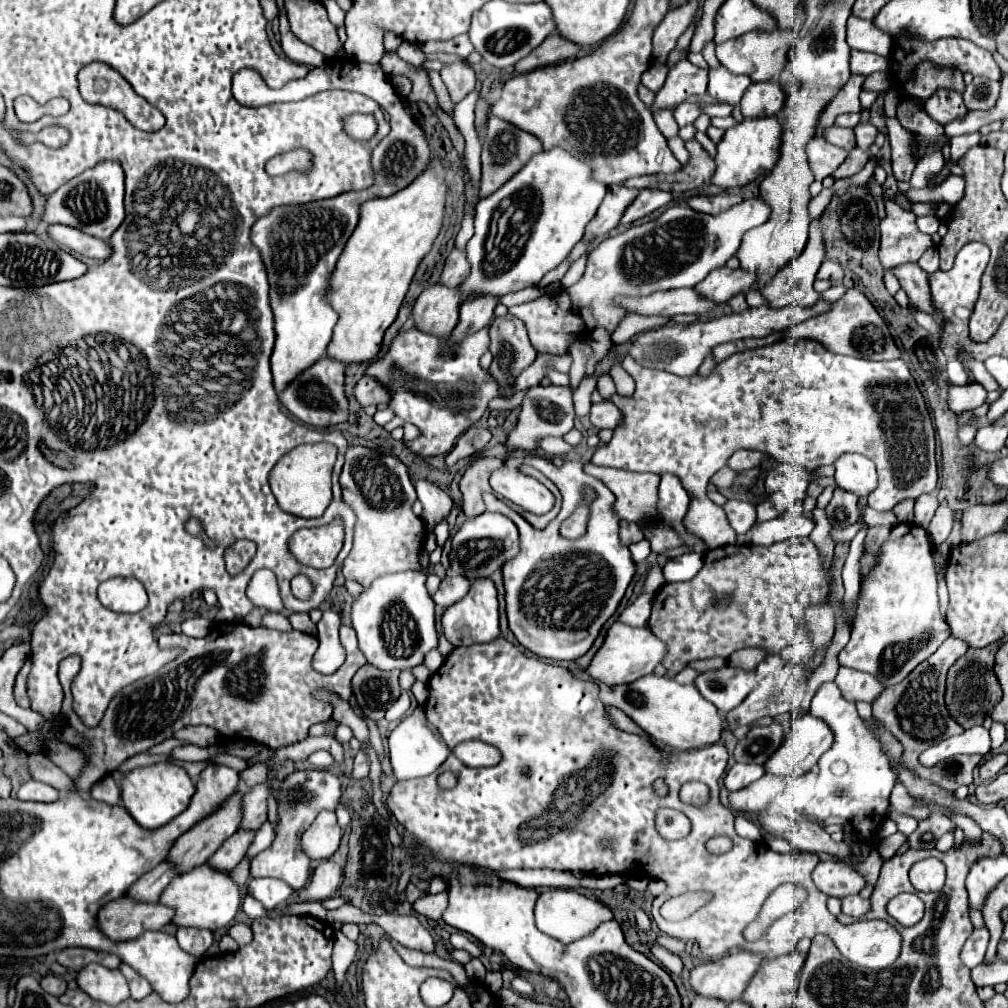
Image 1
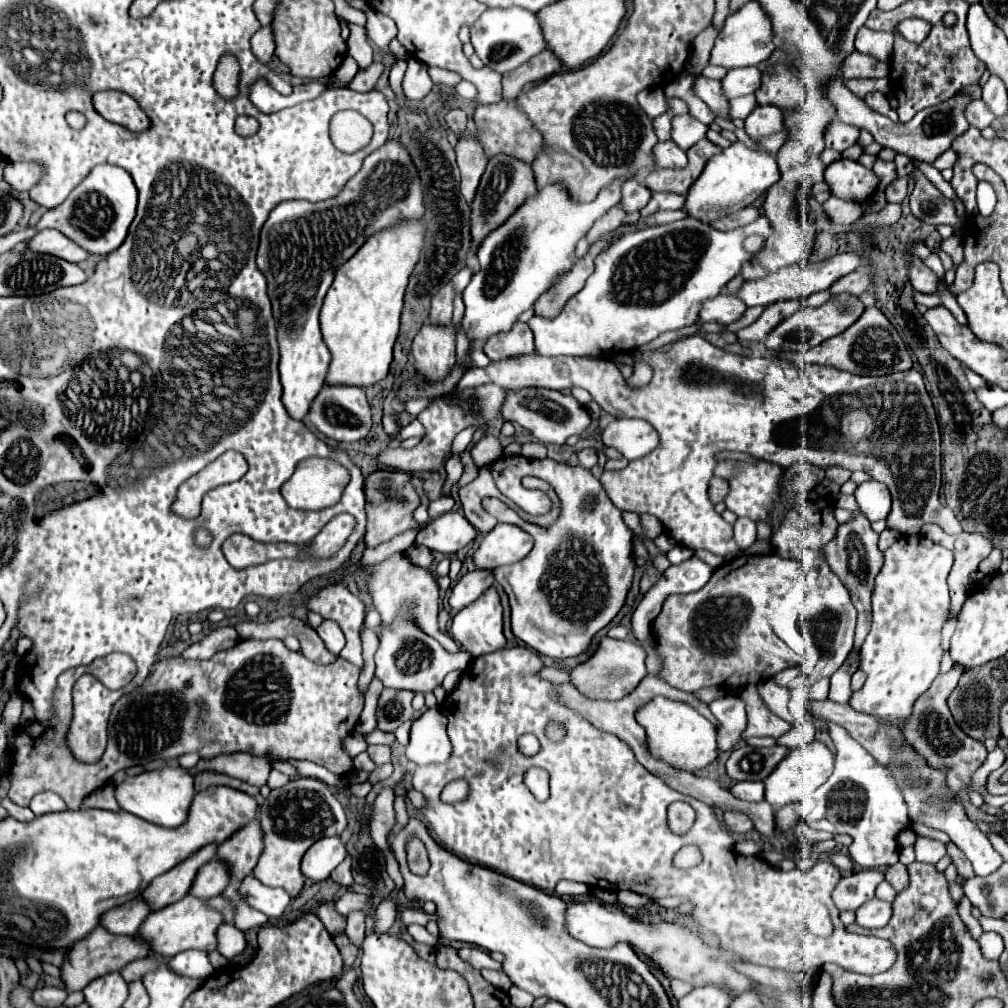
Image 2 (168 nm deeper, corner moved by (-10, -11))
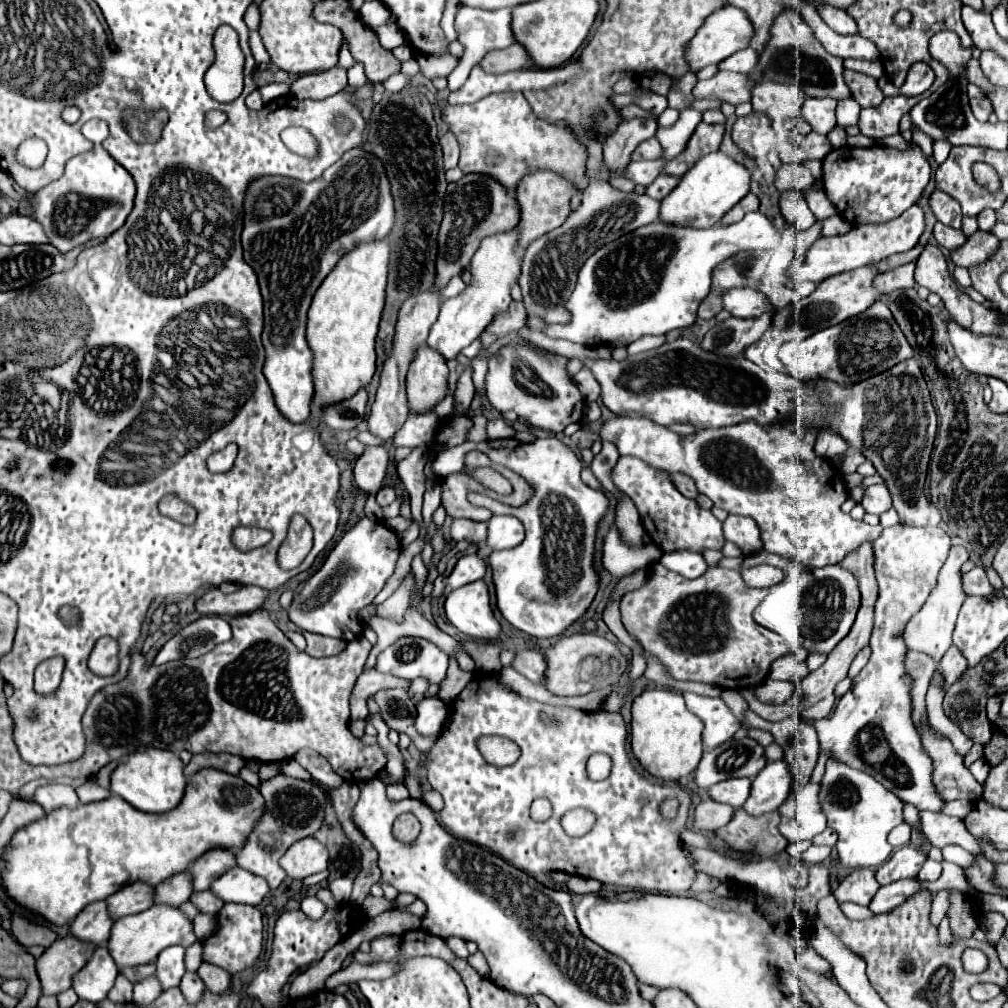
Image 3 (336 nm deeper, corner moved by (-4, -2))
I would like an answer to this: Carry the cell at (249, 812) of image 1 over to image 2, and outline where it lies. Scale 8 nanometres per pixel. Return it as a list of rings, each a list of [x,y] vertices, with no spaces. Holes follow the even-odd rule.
[[[257,818],[247,822],[243,828],[239,828],[231,838],[227,838],[217,848],[217,858],[225,860],[231,868],[233,878],[243,880],[249,876],[263,852],[263,832]]]

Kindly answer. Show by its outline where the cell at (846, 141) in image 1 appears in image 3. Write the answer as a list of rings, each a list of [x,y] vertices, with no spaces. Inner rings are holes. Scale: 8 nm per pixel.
[[[805,99],[803,117],[813,125],[813,131],[827,135],[835,127],[835,99]]]

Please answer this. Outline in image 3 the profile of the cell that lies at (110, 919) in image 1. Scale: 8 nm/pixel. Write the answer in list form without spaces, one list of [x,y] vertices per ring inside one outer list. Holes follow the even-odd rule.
[[[71,935],[57,939],[51,947],[47,947],[35,961],[43,995],[59,995],[69,989],[71,975],[89,961],[93,951],[93,943],[83,943]]]

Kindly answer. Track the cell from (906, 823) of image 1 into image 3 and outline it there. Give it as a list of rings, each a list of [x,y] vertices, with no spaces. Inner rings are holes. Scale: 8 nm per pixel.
[[[905,845],[897,851],[893,851],[893,855],[875,869],[875,877],[881,885],[905,879],[905,877],[917,877],[919,869],[923,867],[923,863],[927,861],[927,855],[911,845]]]

